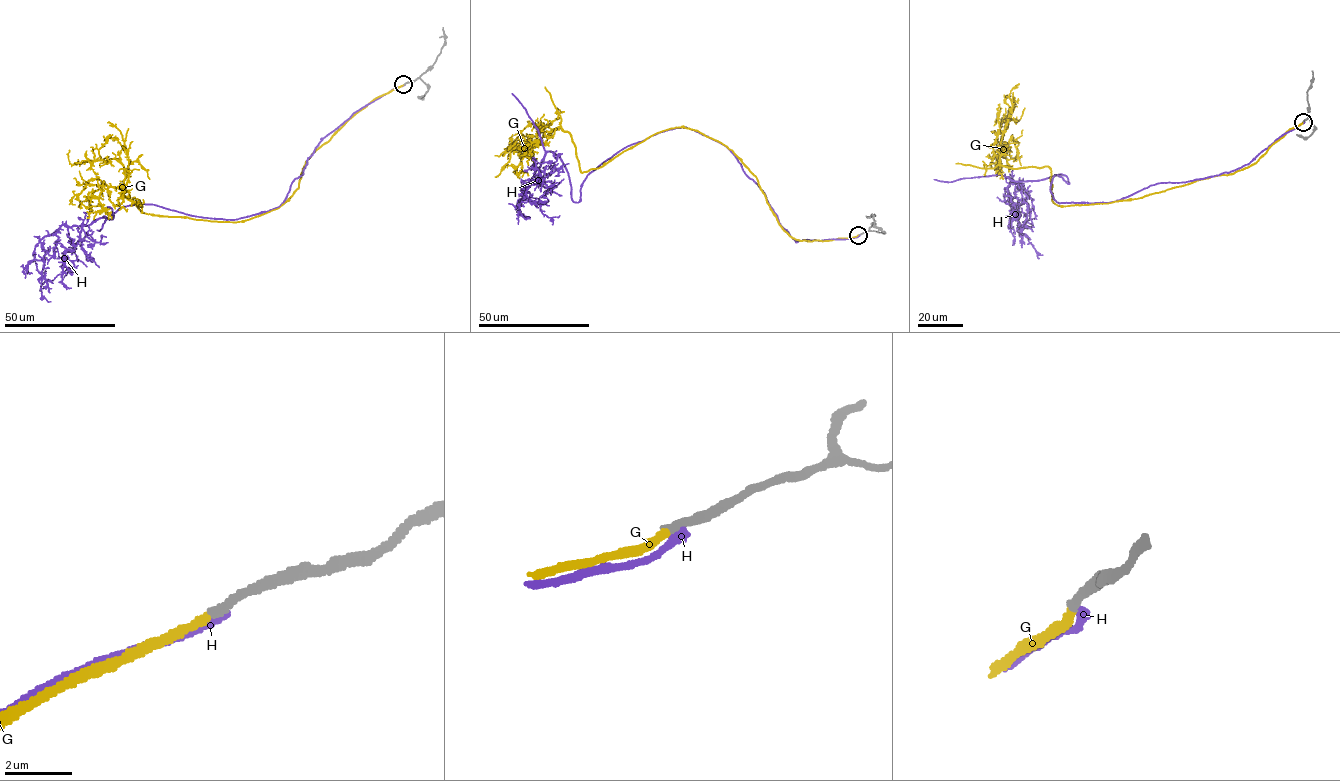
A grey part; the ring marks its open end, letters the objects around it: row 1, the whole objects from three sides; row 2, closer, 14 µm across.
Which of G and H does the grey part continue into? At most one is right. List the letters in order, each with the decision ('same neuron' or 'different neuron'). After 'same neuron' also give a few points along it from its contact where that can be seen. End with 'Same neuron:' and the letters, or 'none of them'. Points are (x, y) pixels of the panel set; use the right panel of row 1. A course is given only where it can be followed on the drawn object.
G: same neuron; course (1303, 121), (1228, 174), (1062, 206), (1051, 200), (1047, 166), (998, 164), (1005, 120), (1017, 121), (1024, 108)
H: different neuron
Same neuron: G

